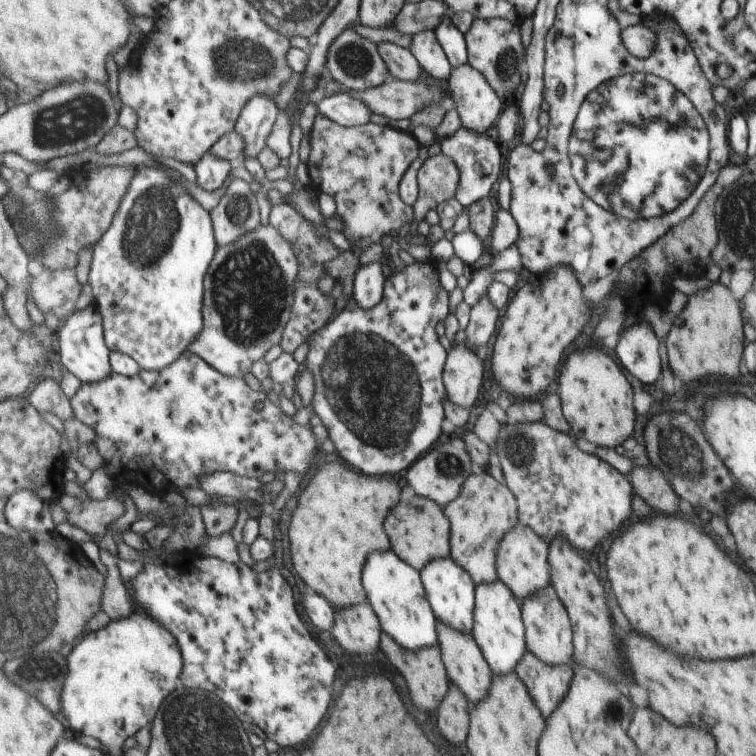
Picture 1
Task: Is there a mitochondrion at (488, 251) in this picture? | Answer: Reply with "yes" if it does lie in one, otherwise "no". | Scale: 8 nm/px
no

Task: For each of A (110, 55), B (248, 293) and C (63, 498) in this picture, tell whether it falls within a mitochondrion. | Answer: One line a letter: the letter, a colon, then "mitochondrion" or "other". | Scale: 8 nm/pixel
A: other
B: mitochondrion
C: other

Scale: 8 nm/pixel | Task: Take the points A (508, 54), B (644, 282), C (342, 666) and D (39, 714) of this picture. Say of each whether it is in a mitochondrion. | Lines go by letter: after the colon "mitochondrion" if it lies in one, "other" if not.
A: mitochondrion
B: mitochondrion
C: other
D: other

